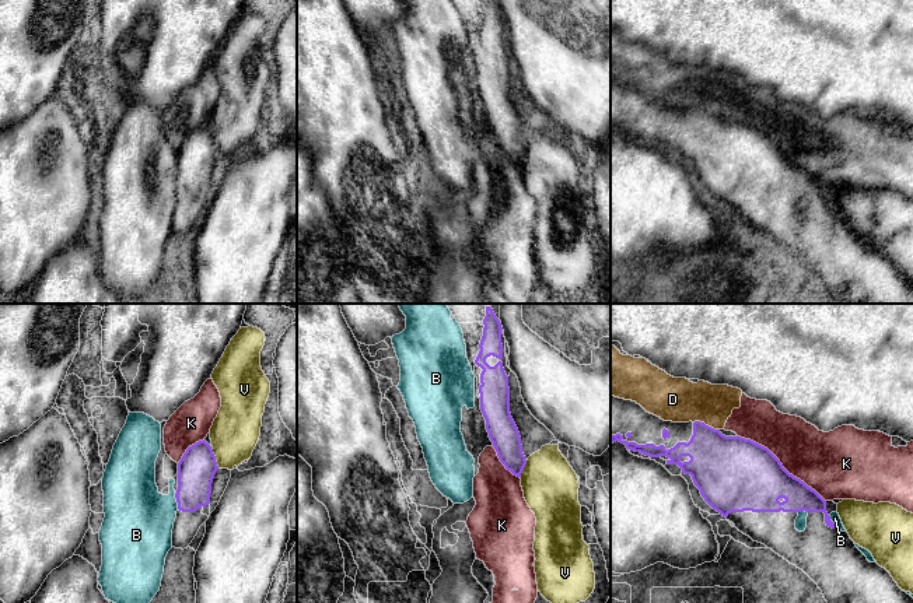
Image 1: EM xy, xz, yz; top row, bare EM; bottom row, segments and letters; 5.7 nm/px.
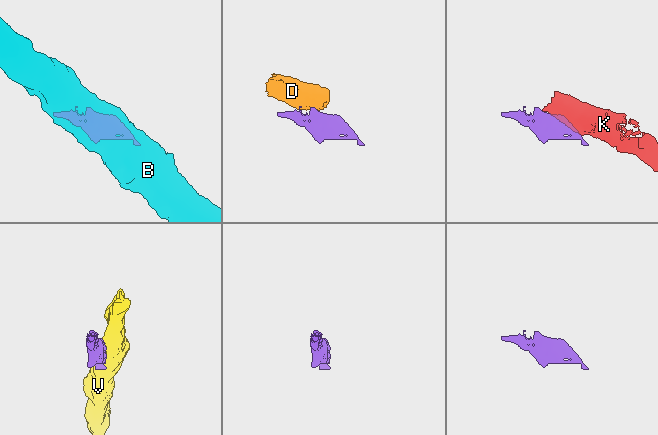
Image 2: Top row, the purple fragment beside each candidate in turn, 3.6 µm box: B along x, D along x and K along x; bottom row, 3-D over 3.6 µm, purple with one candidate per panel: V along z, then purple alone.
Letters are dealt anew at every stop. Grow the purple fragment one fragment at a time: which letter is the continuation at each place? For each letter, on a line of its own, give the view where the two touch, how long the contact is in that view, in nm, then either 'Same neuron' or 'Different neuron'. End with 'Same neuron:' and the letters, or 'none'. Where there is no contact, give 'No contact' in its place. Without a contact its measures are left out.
B: Touches purple in xy. Shared border 90 nm. Different neuron
D: Touches purple in yz. Shared border 160 nm. Different neuron
K: Touches purple in yz. Shared border 650 nm. Different neuron
V: Touches purple in xy. Shared border 120 nm. Different neuron
Same neuron: none

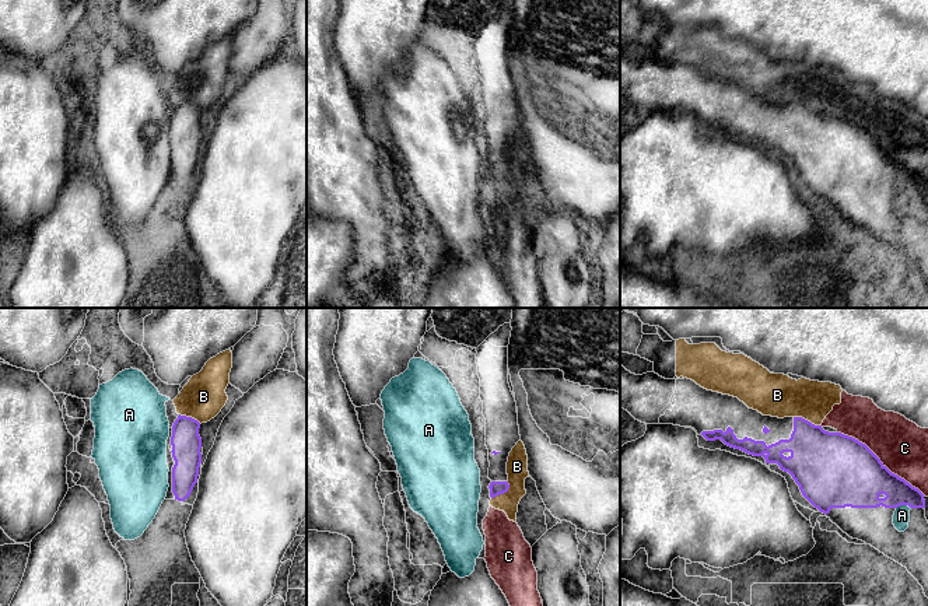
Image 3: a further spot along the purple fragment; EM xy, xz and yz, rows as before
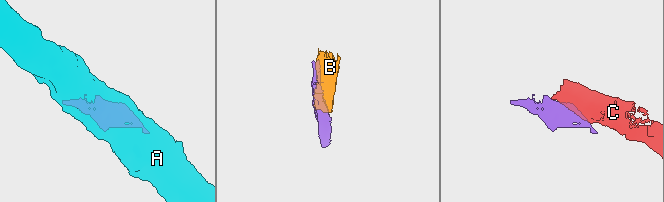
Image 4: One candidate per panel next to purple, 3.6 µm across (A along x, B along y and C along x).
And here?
A: Touches purple in yz. Shared border 90 nm. Different neuron
B: Touches purple in yz. Shared border 170 nm. Different neuron
C: Touches purple in yz. Shared border 600 nm. Different neuron
Same neuron: none

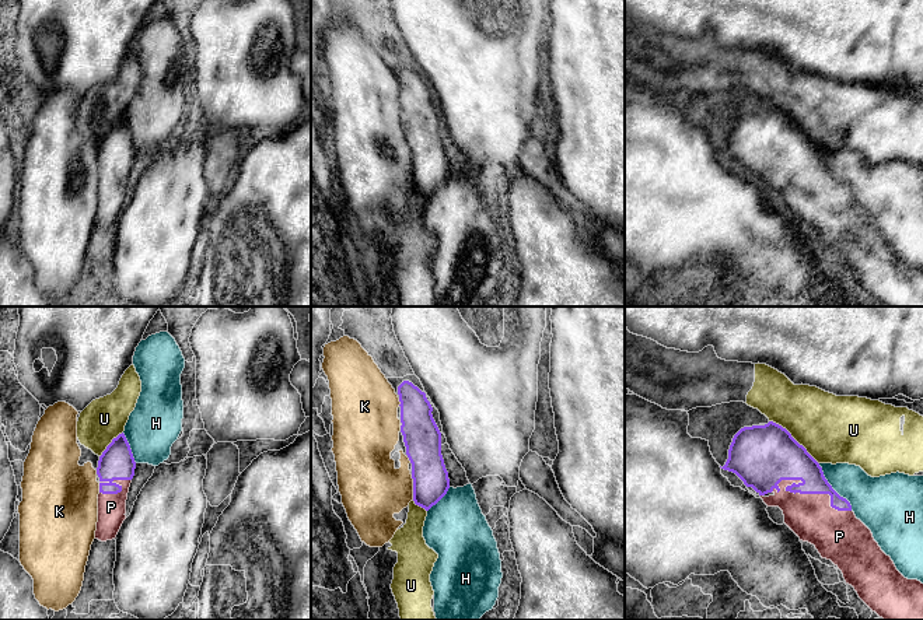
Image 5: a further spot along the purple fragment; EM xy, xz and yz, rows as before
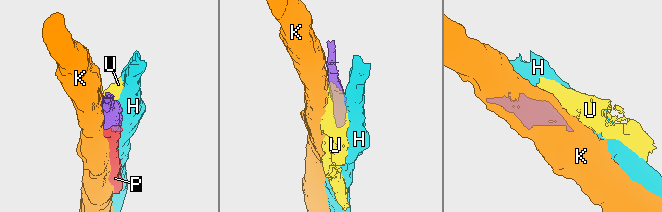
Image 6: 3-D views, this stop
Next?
H: Touches purple in yz. Shared border 340 nm. Different neuron
K: Touches purple in xz. Shared border 150 nm. Different neuron
P: Touches purple in yz. Shared border 480 nm. Same neuron
U: Touches purple in yz. Shared border 380 nm. Different neuron
Same neuron: P

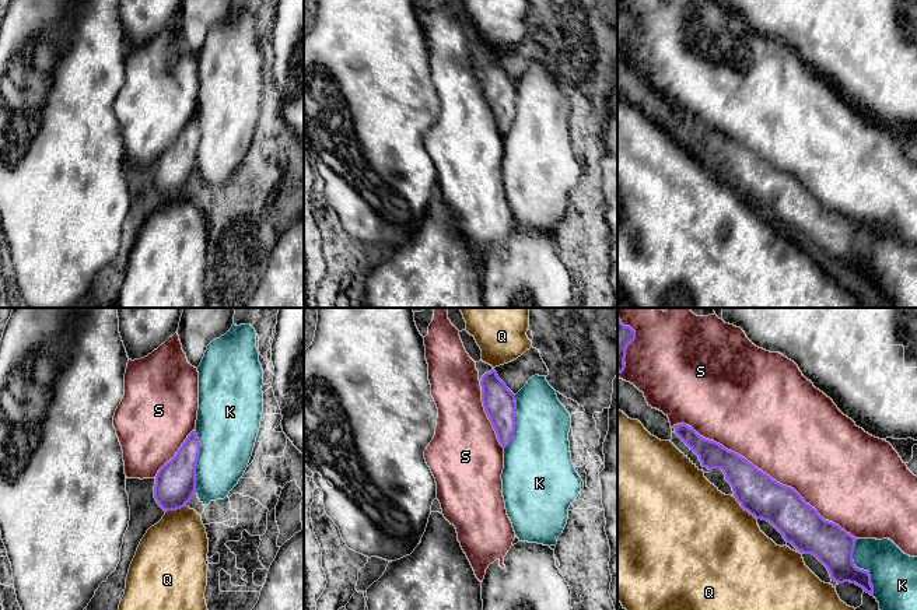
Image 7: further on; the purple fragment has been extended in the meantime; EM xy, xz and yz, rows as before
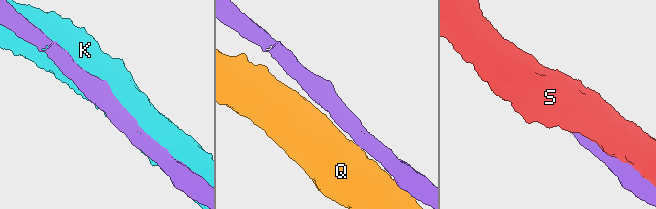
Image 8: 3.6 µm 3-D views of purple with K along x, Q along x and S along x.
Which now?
K: Touches purple in yz. Shared border 340 nm. Different neuron
Q: Touches purple in yz. Shared border 190 nm. Different neuron
S: Touches purple in yz. Shared border 1250 nm. Different neuron
Same neuron: none

